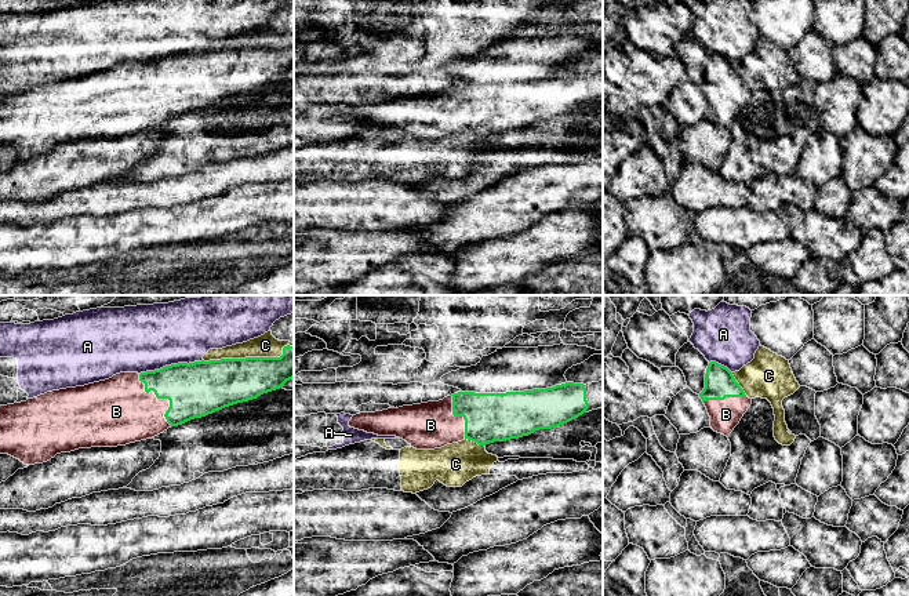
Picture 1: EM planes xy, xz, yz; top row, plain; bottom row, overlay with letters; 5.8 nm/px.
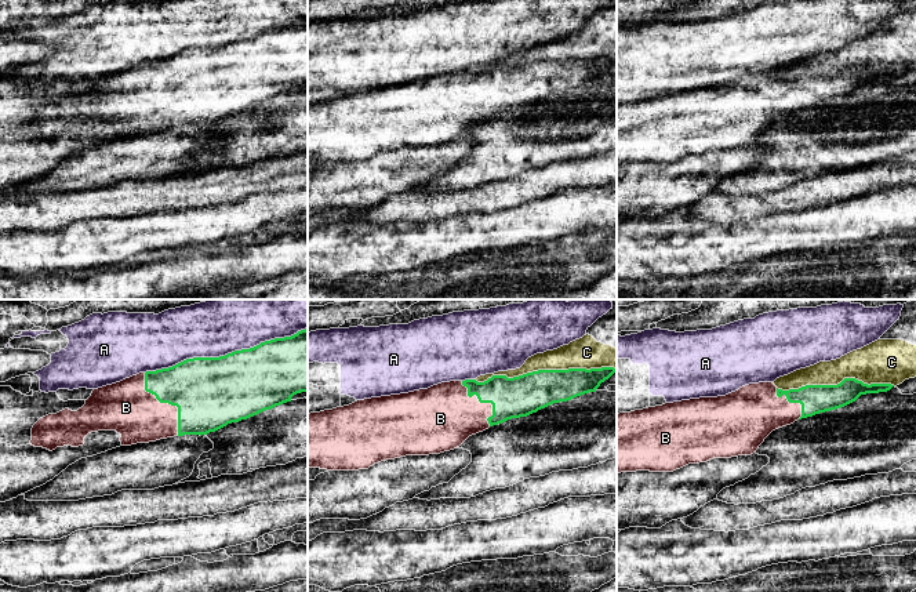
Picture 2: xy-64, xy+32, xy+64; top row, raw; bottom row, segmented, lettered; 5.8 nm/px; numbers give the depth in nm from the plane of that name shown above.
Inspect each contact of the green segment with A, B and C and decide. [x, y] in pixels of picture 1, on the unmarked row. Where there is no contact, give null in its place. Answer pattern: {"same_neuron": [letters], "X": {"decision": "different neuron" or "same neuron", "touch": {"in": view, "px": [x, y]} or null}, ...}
{"same_neuron": ["B"], "A": {"decision": "different neuron", "touch": {"in": "xy", "px": [171, 55]}}, "B": {"decision": "same neuron", "touch": {"in": "xy", "px": [160, 88]}}, "C": {"decision": "different neuron", "touch": {"in": "xy", "px": [250, 48]}}}

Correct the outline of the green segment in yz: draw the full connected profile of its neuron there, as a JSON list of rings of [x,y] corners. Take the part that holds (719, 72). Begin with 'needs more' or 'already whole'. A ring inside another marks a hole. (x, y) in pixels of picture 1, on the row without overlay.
needs more; [[[710,52],[706,59],[699,88],[710,108],[710,119],[727,128],[752,95],[732,63],[716,52]]]

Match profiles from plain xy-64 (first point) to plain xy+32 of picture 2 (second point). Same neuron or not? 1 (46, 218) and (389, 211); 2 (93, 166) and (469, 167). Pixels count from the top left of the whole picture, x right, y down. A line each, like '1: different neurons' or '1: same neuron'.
1: same neuron
2: different neurons

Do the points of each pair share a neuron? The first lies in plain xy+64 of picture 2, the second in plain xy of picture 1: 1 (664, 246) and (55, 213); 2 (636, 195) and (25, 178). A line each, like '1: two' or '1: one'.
1: two
2: one

